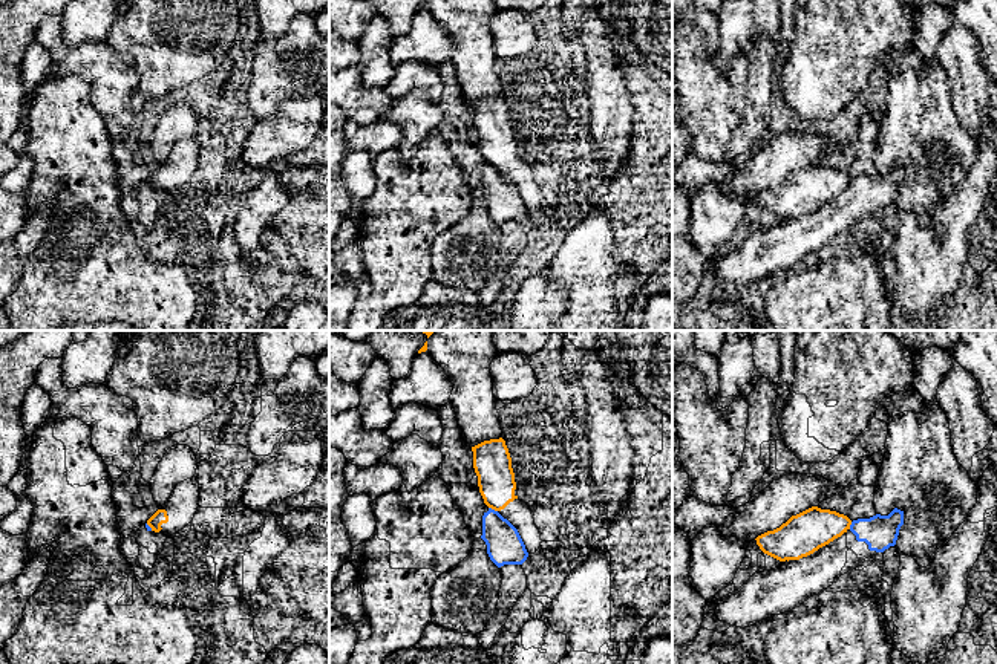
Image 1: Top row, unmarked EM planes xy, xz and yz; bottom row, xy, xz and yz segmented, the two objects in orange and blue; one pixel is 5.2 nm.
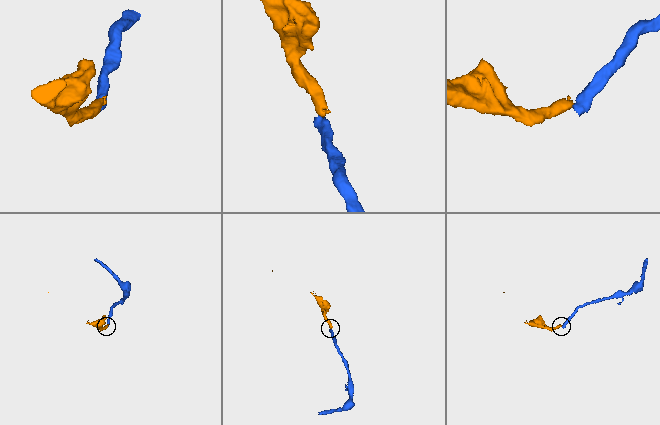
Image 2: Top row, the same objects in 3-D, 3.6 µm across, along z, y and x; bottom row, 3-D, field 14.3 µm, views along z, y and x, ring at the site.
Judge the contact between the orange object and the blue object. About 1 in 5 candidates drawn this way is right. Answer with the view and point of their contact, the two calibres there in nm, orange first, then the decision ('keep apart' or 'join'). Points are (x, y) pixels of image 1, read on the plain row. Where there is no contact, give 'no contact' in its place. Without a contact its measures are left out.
contact xz (493, 166); calibres 200 and 190 nm; keep apart

